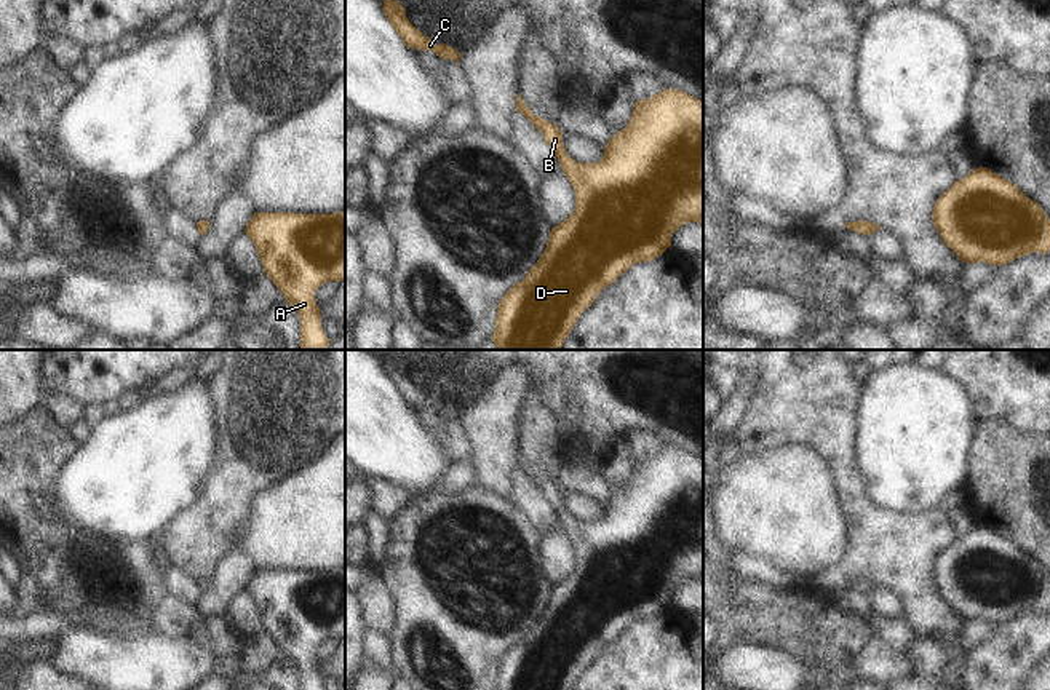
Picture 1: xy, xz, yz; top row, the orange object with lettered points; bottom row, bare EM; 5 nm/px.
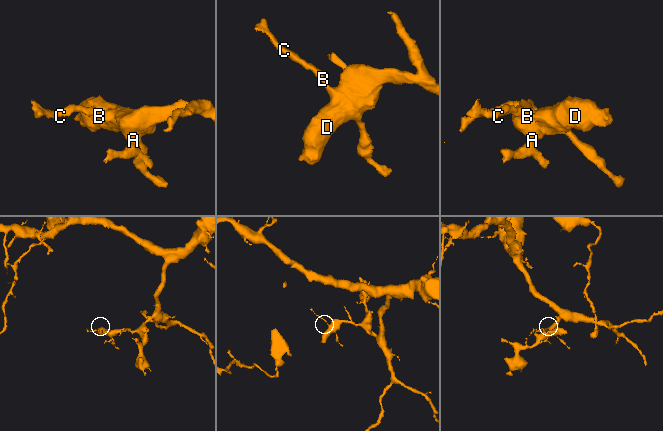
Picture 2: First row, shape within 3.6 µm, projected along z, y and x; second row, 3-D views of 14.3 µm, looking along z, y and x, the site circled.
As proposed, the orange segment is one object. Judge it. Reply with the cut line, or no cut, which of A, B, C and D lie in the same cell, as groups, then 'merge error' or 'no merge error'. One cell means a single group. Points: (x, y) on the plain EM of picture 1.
no cut; A B C D; no merge error

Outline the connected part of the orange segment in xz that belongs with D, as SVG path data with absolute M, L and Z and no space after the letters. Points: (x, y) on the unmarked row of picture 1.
M663 447L636 458L628 482L611 494L598 521L577 521L566 511L561 487L535 474L516 452L516 466L542 490L575 549L575 567L553 585L547 605L523 639L502 655L494 690L571 690L596 653L633 621L650 620L671 604L673 591L687 580L703 581L703 458L681 449Z

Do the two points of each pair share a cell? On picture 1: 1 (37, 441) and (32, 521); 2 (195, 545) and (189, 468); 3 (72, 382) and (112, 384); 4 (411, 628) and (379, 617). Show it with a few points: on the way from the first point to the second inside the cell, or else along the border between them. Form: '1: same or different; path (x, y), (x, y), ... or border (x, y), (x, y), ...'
1: same; path (32, 460), (32, 502)
2: different; border (210, 467), (197, 497), (165, 526)
3: same; path (82, 382), (103, 382)
4: different; border (384, 585), (392, 604), (392, 628), (387, 633)

